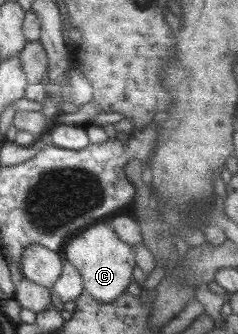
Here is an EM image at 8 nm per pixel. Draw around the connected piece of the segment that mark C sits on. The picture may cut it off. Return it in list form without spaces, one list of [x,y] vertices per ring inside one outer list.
[[[108,218],[98,220],[64,243],[62,257],[78,270],[83,281],[83,289],[90,297],[110,303],[114,301],[132,281],[132,269],[136,266],[131,246],[122,243],[110,227]]]

